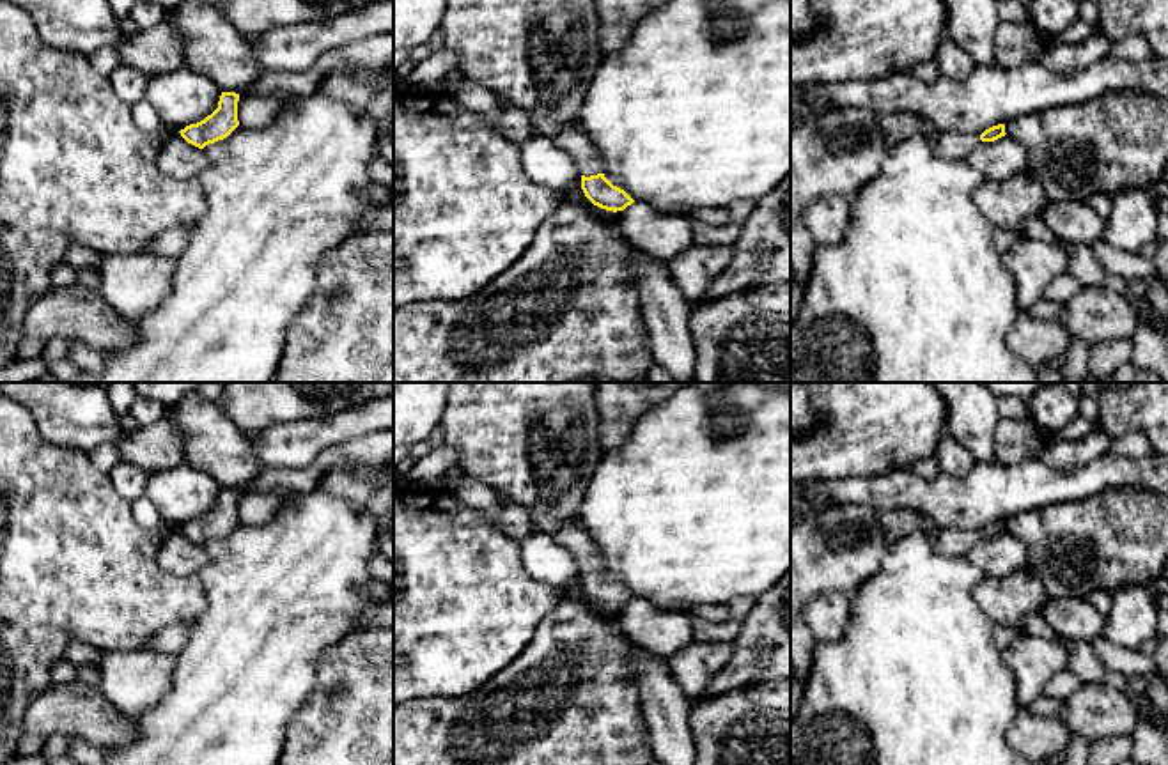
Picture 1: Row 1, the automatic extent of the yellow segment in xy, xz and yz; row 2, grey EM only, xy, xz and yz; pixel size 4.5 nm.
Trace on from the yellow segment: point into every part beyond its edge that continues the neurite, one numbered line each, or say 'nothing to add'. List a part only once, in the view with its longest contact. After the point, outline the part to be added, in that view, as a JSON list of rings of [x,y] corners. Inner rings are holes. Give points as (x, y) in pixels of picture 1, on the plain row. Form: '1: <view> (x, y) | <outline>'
1: xz (575, 539) | [[[564,526],[553,533],[553,538],[574,556],[580,572],[603,570],[599,545],[583,526]]]

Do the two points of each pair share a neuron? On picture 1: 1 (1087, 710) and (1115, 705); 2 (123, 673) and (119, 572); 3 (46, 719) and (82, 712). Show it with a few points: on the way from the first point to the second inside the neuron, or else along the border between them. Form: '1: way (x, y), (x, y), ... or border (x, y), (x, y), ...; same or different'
1: way (1094, 710), (1108, 710); same
2: border (144, 647), (103, 654); different
3: way (55, 712), (73, 712); same

